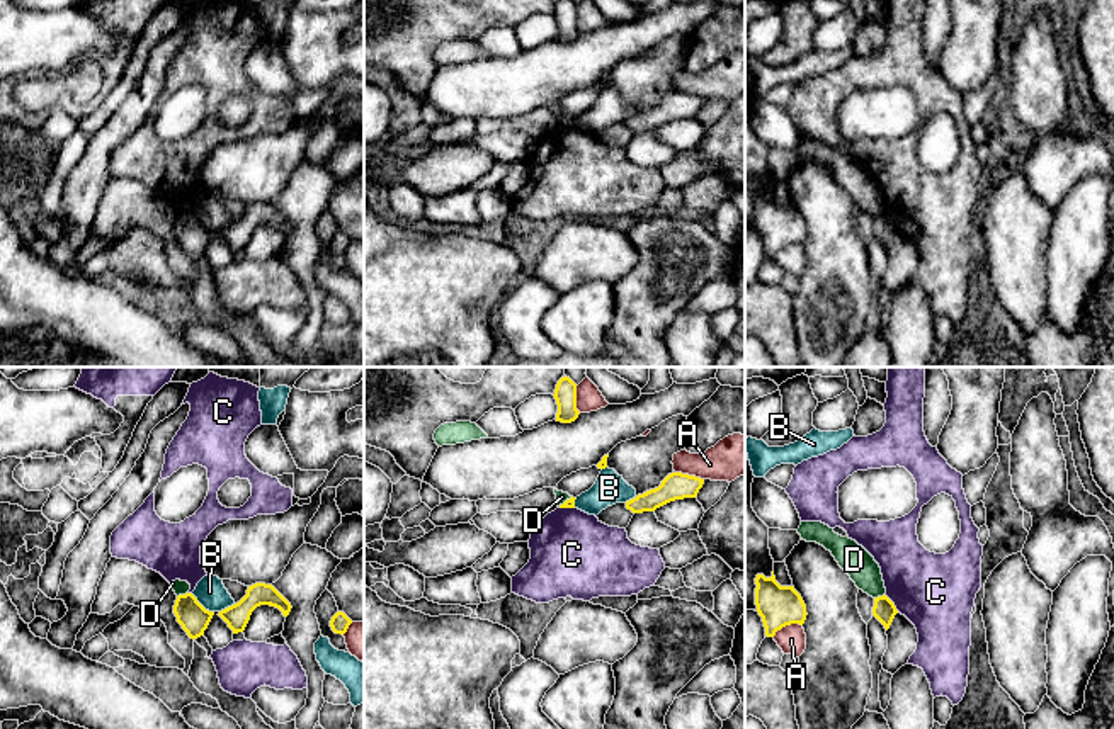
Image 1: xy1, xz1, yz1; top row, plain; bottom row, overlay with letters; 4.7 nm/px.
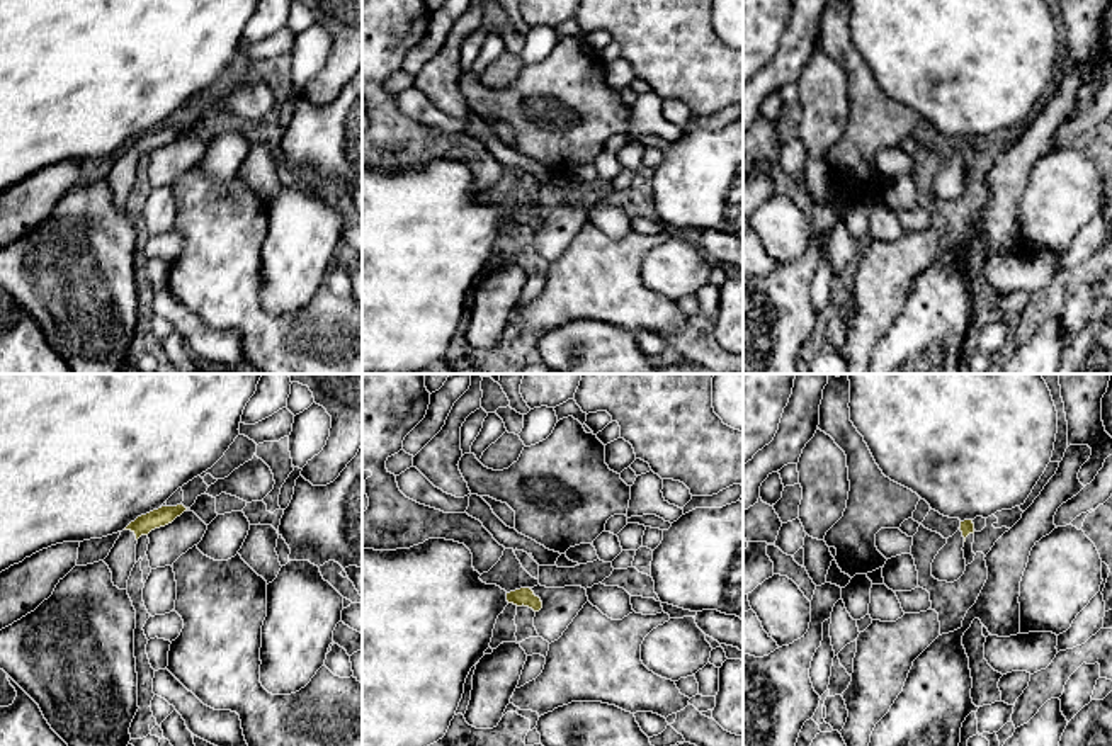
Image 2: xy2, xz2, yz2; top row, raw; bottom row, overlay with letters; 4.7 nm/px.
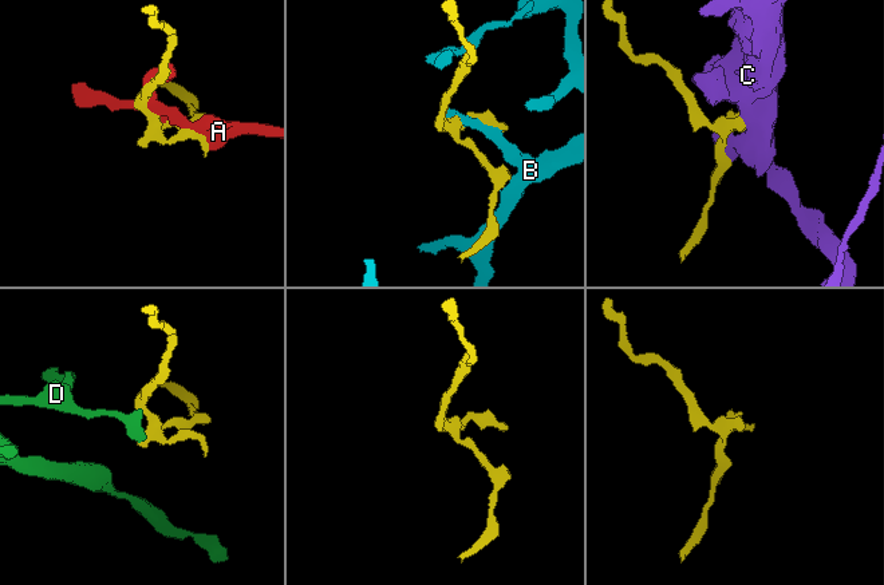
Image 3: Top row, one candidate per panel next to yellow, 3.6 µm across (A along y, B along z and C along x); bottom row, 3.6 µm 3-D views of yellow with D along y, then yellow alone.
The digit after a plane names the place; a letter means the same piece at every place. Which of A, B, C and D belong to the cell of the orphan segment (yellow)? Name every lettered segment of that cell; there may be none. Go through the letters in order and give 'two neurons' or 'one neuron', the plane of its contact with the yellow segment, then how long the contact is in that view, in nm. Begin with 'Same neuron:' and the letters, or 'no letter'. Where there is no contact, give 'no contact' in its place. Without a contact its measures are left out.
Same neuron: no letter
A: two neurons | yz1 | 160 nm
B: two neurons | xy1 | 140 nm
C: two neurons | yz1 | 100 nm
D: two neurons | xy1 | 60 nm

